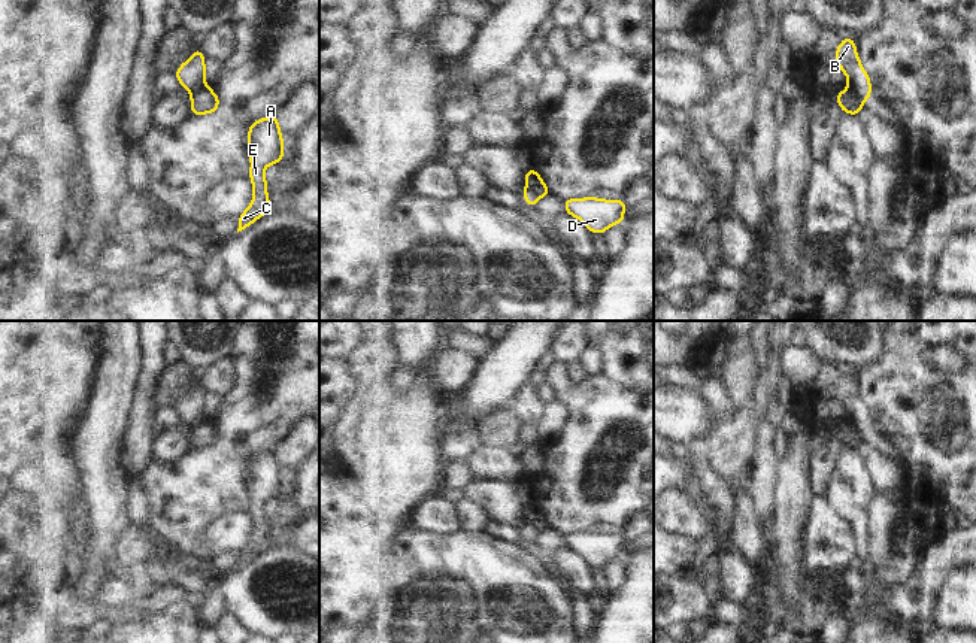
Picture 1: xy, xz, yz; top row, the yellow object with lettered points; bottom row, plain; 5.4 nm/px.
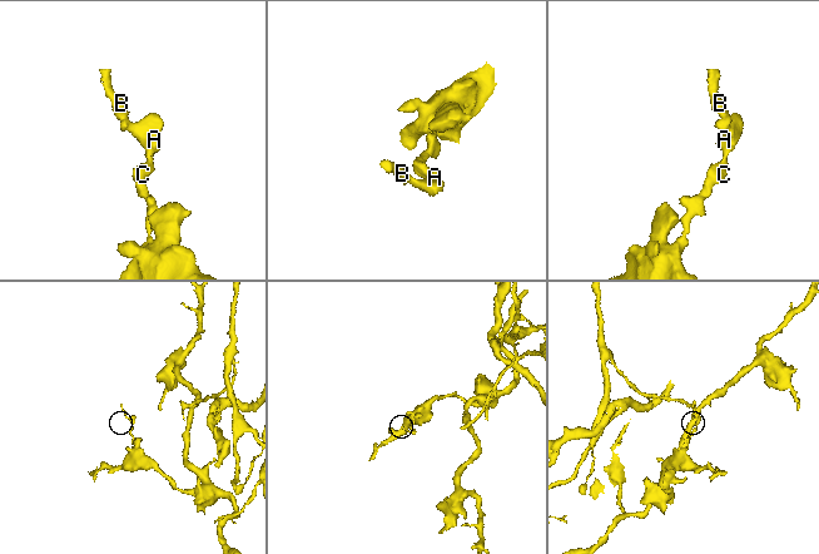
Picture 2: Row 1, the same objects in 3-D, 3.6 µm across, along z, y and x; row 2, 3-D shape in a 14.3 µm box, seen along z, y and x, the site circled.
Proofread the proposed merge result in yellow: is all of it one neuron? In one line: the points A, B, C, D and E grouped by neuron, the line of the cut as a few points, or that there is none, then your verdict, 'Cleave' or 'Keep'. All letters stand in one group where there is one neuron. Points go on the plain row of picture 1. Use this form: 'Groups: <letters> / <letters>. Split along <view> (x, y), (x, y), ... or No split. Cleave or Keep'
Groups: A C D E / B. Split along xy (208, 421), (191, 428). Cleave

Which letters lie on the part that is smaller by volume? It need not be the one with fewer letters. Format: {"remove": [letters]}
{"remove": ["B"]}

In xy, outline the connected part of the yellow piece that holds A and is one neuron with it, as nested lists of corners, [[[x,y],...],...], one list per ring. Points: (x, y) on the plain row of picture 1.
[[[278,451],[261,452],[248,464],[249,479],[248,486],[251,491],[249,513],[254,519],[254,533],[251,540],[239,549],[240,559],[237,567],[249,561],[254,555],[267,548],[272,542],[267,530],[267,515],[263,504],[284,494],[284,476],[279,464]]]

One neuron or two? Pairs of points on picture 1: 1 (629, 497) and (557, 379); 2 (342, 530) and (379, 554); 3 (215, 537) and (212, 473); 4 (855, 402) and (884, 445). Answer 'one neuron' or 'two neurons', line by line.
1: one neuron
2: one neuron
3: two neurons
4: one neuron

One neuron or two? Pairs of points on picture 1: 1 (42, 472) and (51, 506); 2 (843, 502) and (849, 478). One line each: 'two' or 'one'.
1: one
2: one

